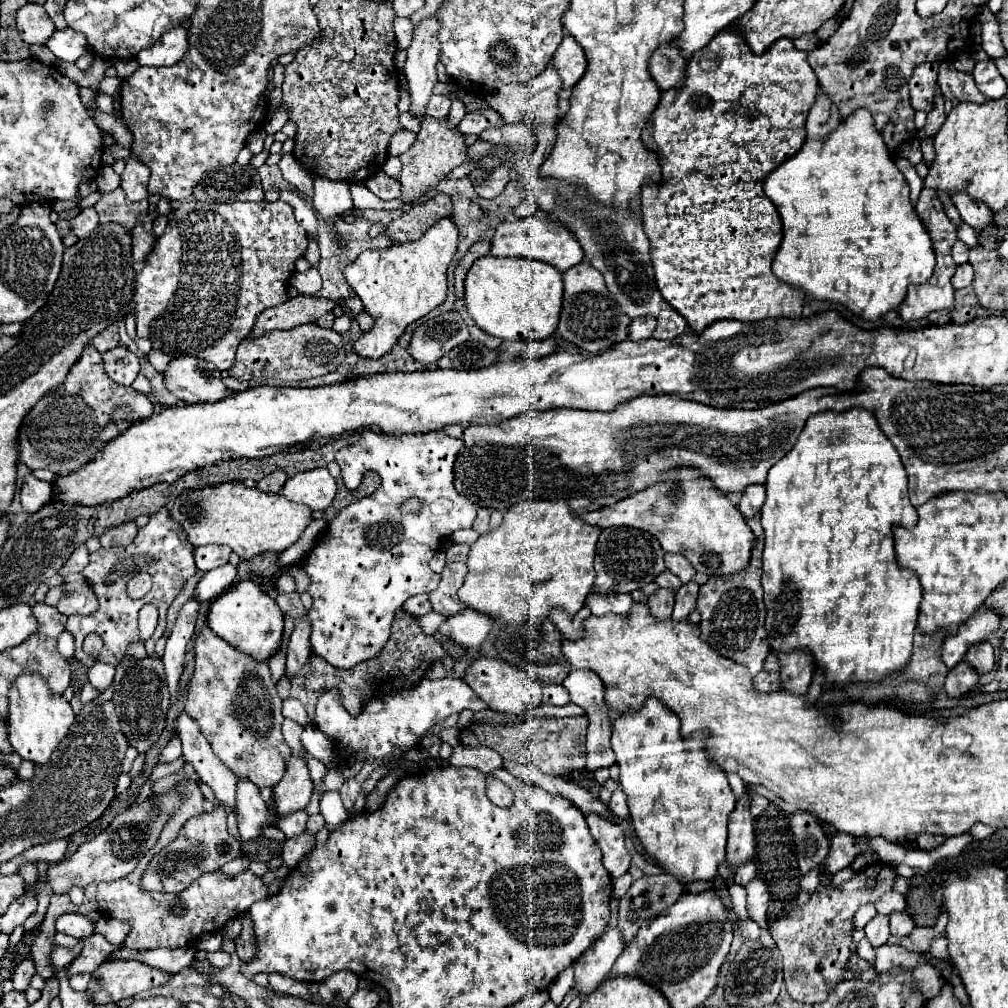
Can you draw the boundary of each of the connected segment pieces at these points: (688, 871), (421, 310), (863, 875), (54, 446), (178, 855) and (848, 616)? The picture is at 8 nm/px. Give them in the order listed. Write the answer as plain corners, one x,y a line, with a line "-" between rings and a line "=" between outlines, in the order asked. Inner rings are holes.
649,697
641,709
621,713
615,719
611,745
621,769
619,783
627,795
631,821
645,851
657,859
663,871
675,875
679,881
711,881
717,875
717,865
725,861
727,819
737,799
729,787
725,771
721,771
717,763
705,753
705,737
709,737
709,733
693,733
691,737
683,739
679,729
679,717
673,711
667,711
659,699
-
697,737
701,737
703,743
693,741
=
441,219
417,241
391,245
383,251
365,251
345,269
345,279
361,297
365,311
373,317
373,327
355,343
353,351
367,359
381,359
391,353
405,329
439,307
447,299
447,267
457,251
457,227
451,219
=
869,865
867,869
859,871
851,881
839,886
819,885
805,905
795,907
787,915
783,915
781,919
769,923
769,933
771,933
777,949
783,955
783,971
785,971
787,993
795,1001
799,1001
799,1003
819,1003
819,1001
823,1001
827,997
827,991
839,983
841,975
847,971
847,959
851,955
851,943
853,943
851,941
851,933
853,933
855,911
861,905
873,903
883,893
891,891
893,879
895,879
895,869
893,867
889,867
889,865
887,867
885,865
=
87,345
81,359
71,367
65,383
45,395
23,419
19,427
19,463
35,469
51,469
55,475
69,475
89,463
113,437
135,421
153,413
147,395
133,387
113,383
101,365
101,353
=
215,807
211,813
187,821
187,825
181,829
179,839
151,859
141,883
147,891
179,893
185,887
189,887
189,883
193,883
199,875
217,871
227,861
239,855
241,855
241,843
235,837
231,837
227,831
227,813
221,807
=
853,409
853,411
825,411
811,415
795,443
795,447
779,459
767,475
765,481
767,487
767,501
761,507
761,525
765,531
765,549
763,549
763,591
765,591
765,607
767,607
767,621
765,629
769,633
769,645
773,653
785,653
793,649
809,649
815,659
817,667
825,671
825,679
829,685
833,683
847,683
847,681
881,681
881,677
889,673
901,671
911,657
913,649
913,633
917,625
917,613
921,603
921,583
913,571
899,567
895,557
895,545
893,545
893,525
915,525
917,523
917,511
909,503
909,489
907,489
907,475
905,467
901,463
901,457
897,455
897,449
889,439
885,439
881,427
877,427
877,419
869,415
867,411

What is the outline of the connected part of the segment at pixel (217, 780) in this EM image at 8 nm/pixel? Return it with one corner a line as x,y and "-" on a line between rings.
181,713
177,719
177,735
183,743
183,757
187,763
191,763
201,781
211,787
219,805
227,805
235,813
237,777
213,755
213,749
201,735
197,723
185,713

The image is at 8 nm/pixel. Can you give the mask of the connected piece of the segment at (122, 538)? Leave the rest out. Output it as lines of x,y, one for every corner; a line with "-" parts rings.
129,521
129,523
123,523
121,527
111,527
109,531
105,531
105,535
99,537
99,541
101,541
101,547
111,547
111,545
127,547
135,535
137,535
137,525
135,521

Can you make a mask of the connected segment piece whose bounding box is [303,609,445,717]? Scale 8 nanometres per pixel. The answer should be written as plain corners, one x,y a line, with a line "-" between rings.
401,609
401,611
397,611
397,615
395,615
393,633
391,633
391,637
389,637
389,641
387,641
387,645
385,645
385,649
383,649
383,653
381,653
379,657
369,659
369,661
361,663
359,667
353,667
353,669
349,669
349,671
333,669
329,663
325,663
325,659
319,659
319,657
313,659
313,657
311,657
311,661
309,661
309,671
307,671
307,675
305,675
303,685
305,685
305,689
311,691
311,693
313,693
313,691
321,691
321,689
325,689
325,691
337,689
339,695
341,695
343,707
345,707
353,717
357,717
357,715
361,713
363,705
365,705
369,699
373,699
373,697
377,697
377,695
381,693
381,687
387,685
387,681
391,679
391,675
395,677
395,689
397,689
397,691
399,691
399,689
409,689
409,687
417,685
417,683
425,677
427,669
429,669
433,663
441,661
443,657
445,657
445,651
443,651
441,643
439,643
435,637
425,635
423,629
419,627
417,617
413,617
413,615
409,615
407,611

